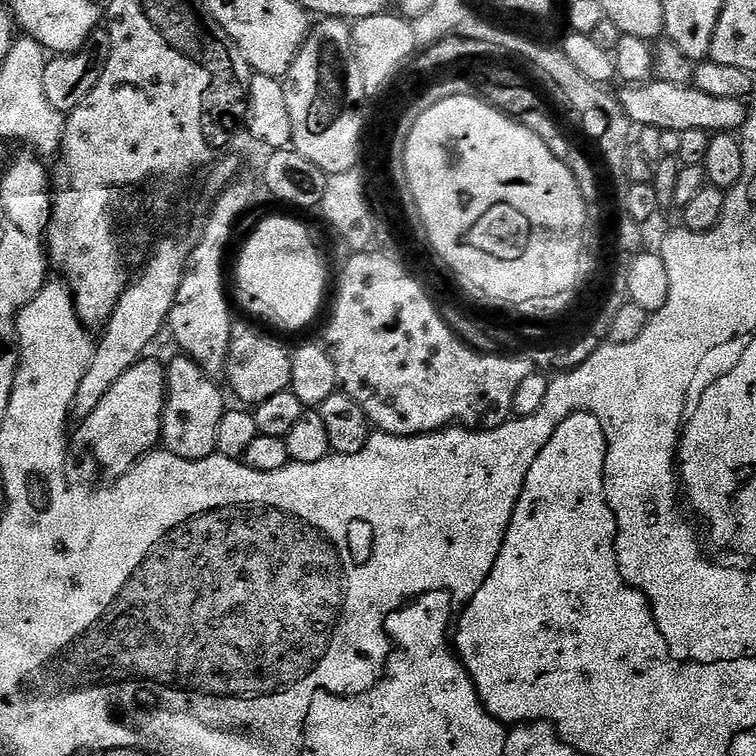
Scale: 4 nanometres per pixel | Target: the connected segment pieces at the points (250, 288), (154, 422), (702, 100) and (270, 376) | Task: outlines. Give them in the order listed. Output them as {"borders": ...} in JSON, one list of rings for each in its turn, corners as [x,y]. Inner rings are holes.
{"borders":[[[[272,216],[262,221],[245,242],[236,264],[236,284],[242,295],[256,303],[249,306],[250,315],[276,328],[296,332],[319,314],[328,272],[311,234],[296,220]]],[[[142,358],[133,368],[126,370],[114,386],[106,393],[106,398],[98,402],[94,414],[90,414],[85,420],[79,421],[77,432],[70,436],[70,456],[73,461],[80,463],[80,472],[88,482],[115,482],[126,475],[136,461],[149,455],[161,443],[160,431],[164,425],[164,398],[166,395],[166,368],[163,363],[156,360]]],[[[653,78],[646,84],[629,84],[622,88],[618,92],[618,99],[633,125],[659,128],[664,134],[679,134],[686,130],[706,130],[710,134],[735,133],[743,129],[744,123],[748,121],[749,105],[744,100],[716,98],[714,94],[706,94],[691,83],[675,84]]],[[[233,323],[228,367],[226,377],[232,392],[239,403],[244,406],[255,406],[266,402],[273,394],[282,394],[292,386],[292,353],[283,348],[276,340],[263,336],[256,328],[248,324]],[[249,404],[249,405],[248,405]]]]}

